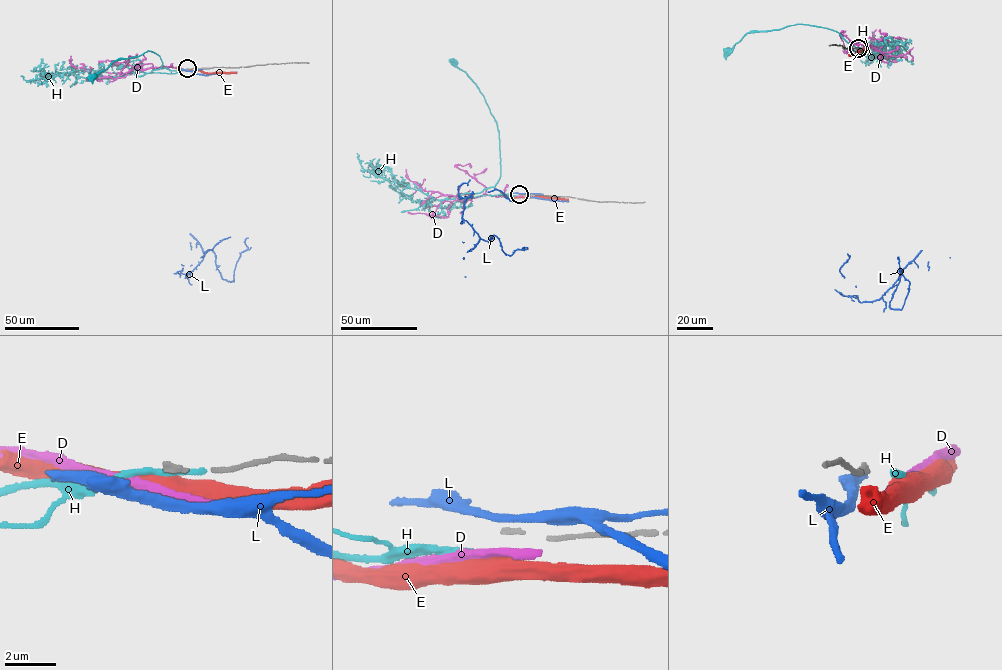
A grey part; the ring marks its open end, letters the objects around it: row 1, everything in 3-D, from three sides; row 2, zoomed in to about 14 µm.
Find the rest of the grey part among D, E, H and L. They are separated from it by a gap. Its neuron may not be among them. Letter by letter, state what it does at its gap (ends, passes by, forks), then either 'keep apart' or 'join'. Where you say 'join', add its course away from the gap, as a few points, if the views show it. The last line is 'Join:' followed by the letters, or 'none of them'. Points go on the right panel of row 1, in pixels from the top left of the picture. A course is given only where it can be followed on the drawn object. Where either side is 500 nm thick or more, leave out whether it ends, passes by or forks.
D: it passes by; keep apart
E: keep apart
H: it passes by; keep apart
L: it passes by; keep apart
Join: none of them

